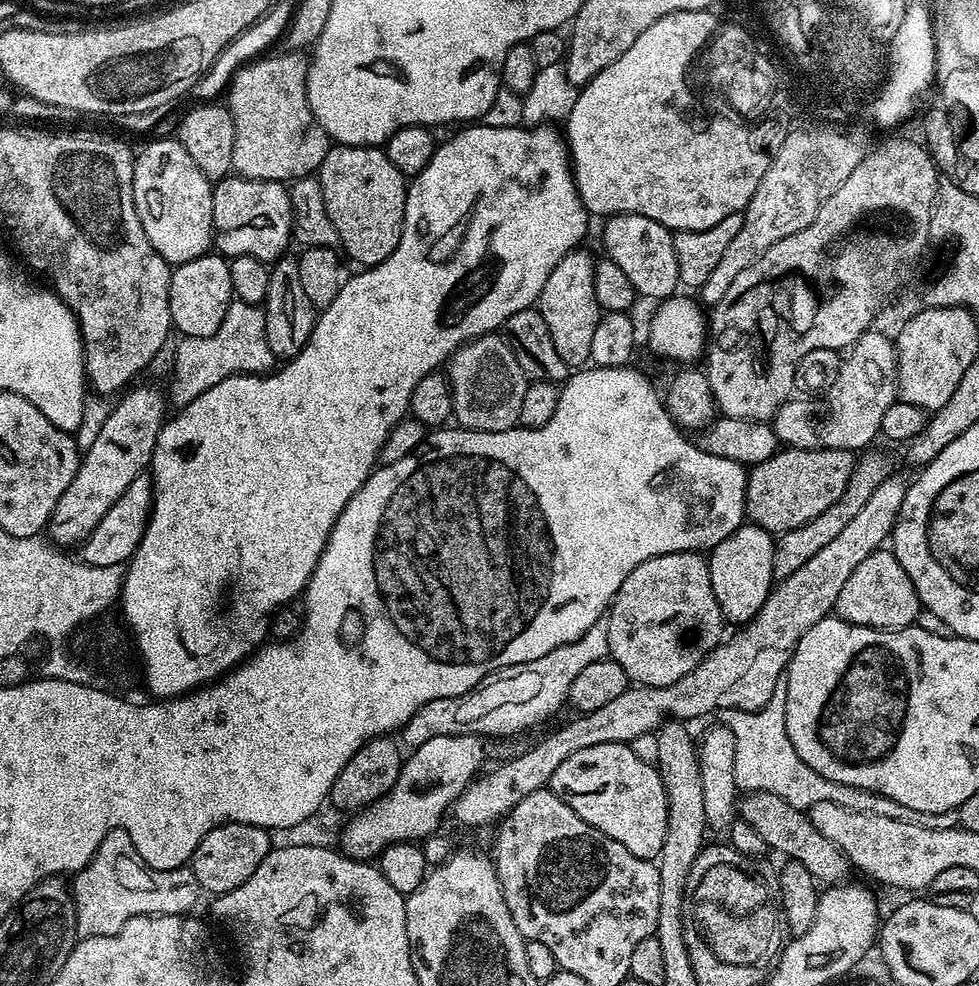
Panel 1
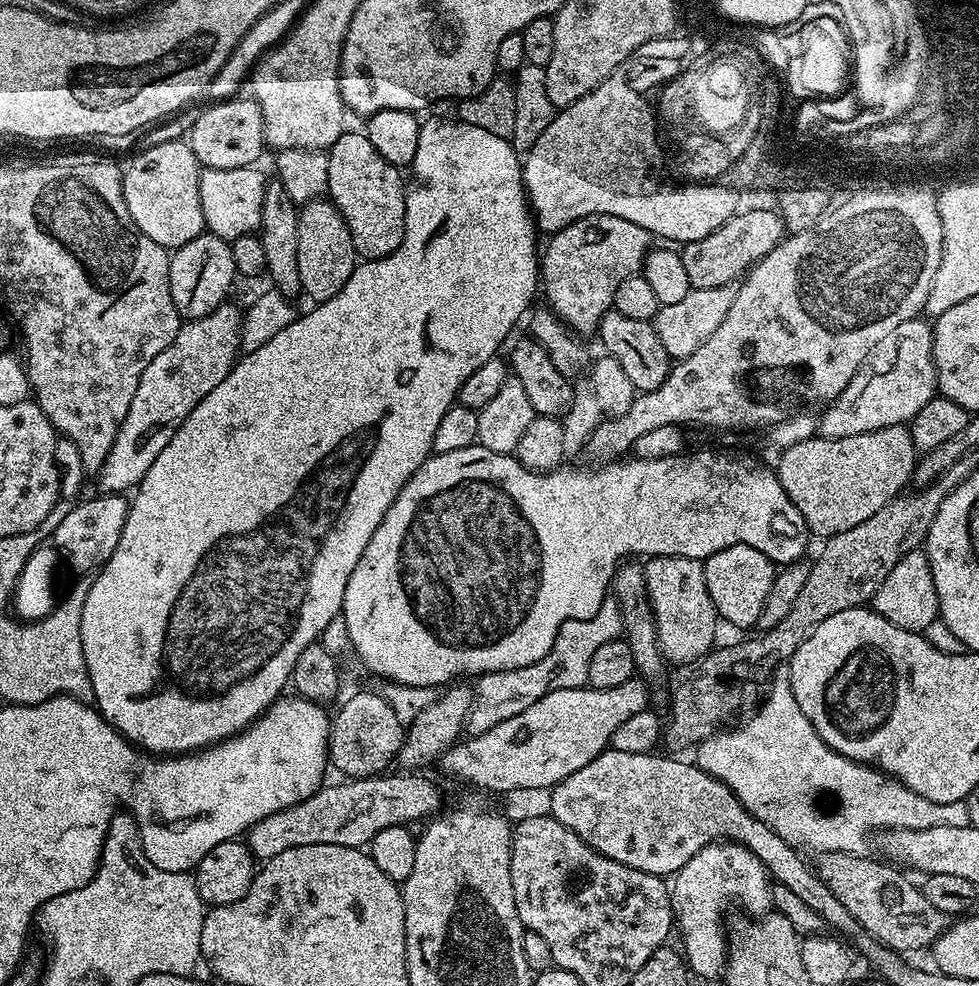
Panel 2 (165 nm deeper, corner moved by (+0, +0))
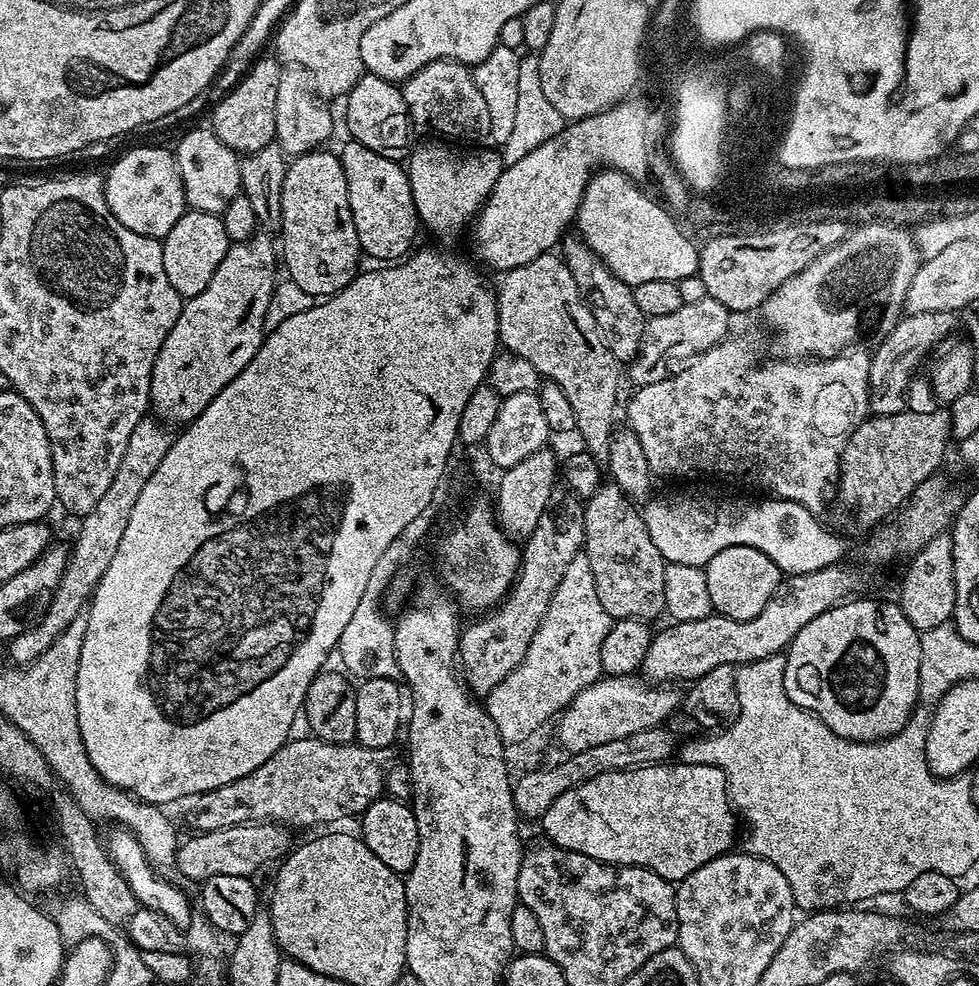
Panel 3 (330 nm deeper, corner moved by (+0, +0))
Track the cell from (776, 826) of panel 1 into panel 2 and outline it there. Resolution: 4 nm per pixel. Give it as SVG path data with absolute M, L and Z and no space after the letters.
M825 852L817 860L820 861L815 861L815 871L820 880L830 886L830 894L854 914L865 932L887 948L901 954L920 952L923 948L925 951L948 929L950 917L942 914L942 910L934 910L934 906L926 902L923 891L917 885L915 888L899 867L854 852Z

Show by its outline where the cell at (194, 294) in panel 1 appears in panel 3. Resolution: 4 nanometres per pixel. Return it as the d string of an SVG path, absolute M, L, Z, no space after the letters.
M185 210L182 218L174 222L170 234L162 237L162 266L166 266L170 286L178 290L181 298L202 294L202 290L206 290L206 282L214 278L214 270L218 270L218 262L226 258L229 243L226 226L222 226L217 213Z

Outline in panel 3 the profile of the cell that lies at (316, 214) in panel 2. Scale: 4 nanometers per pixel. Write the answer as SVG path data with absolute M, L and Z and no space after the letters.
M317 150L295 157L286 170L286 182L282 182L282 222L278 229L282 268L288 271L285 272L287 279L302 286L307 294L315 298L327 298L341 292L358 275L362 261L358 230L354 230L354 218L350 214L346 174L342 170L339 155L335 151L328 151Z

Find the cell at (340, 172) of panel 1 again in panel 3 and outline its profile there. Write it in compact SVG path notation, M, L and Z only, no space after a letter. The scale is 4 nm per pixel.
M349 139L347 143L344 149L339 149L338 155L346 174L350 214L354 218L354 230L358 230L361 253L365 257L373 256L376 262L399 262L413 251L412 243L416 240L416 228L418 229L414 194L410 190L405 165L390 158L382 158L382 154L374 154L374 150L362 146L357 140Z

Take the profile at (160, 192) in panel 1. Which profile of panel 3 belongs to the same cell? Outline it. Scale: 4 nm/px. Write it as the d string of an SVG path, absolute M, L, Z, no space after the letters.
M132 148L125 156L120 156L112 164L112 169L104 176L104 197L110 206L110 214L126 226L126 230L134 230L134 234L162 238L170 234L174 222L182 218L186 210L184 203L184 187L180 171L176 165L176 157L164 148Z

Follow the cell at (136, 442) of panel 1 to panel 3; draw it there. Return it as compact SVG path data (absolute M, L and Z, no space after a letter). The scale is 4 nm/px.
M257 234L248 240L229 243L226 258L218 262L218 270L214 270L214 278L206 282L206 290L202 290L202 294L187 297L181 303L178 322L174 322L174 330L166 334L166 342L162 342L162 350L158 350L150 378L148 403L155 419L165 425L187 426L194 418L198 418L198 414L210 406L212 399L247 366L250 358L258 354L266 335L266 310L270 305L271 292L278 283L278 248L273 237L271 240L268 236L271 235Z

